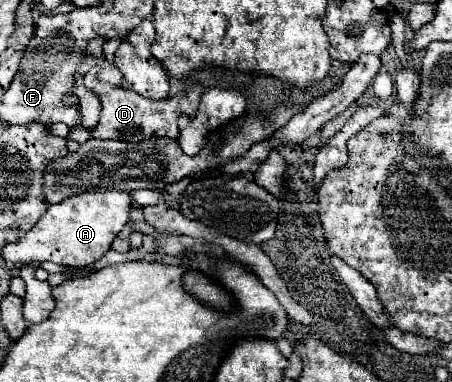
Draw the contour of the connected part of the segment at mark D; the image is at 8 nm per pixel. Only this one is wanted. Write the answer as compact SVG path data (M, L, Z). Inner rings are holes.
M94 65L84 76L83 84L93 90L95 94L99 94L101 98L101 118L97 128L93 130L95 138L111 138L111 140L129 140L129 142L139 142L143 138L151 138L151 136L171 136L177 138L179 136L179 124L177 118L181 114L193 116L197 112L199 106L199 98L203 92L203 84L201 82L189 82L185 86L185 92L181 92L179 96L169 96L163 102L153 102L147 98L137 96L137 92L121 88L121 86L109 86L99 82L96 76L101 71L100 65Z

